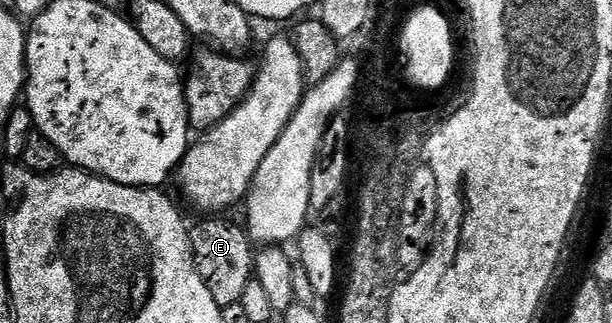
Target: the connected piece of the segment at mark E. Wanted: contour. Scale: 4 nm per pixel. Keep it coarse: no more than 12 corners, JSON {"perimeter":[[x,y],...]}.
{"perimeter":[[225,217],[189,229],[195,269],[220,307],[240,303],[255,247]]}

